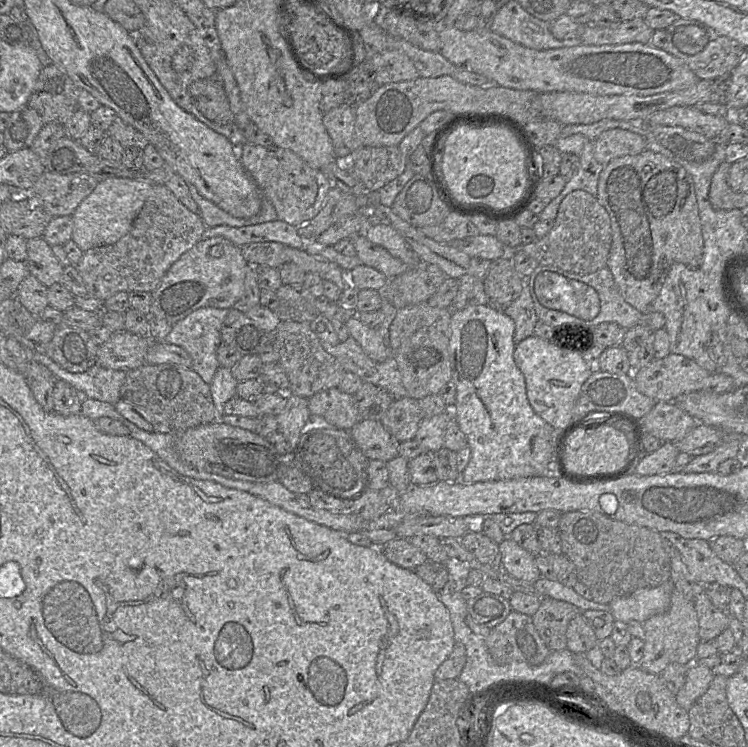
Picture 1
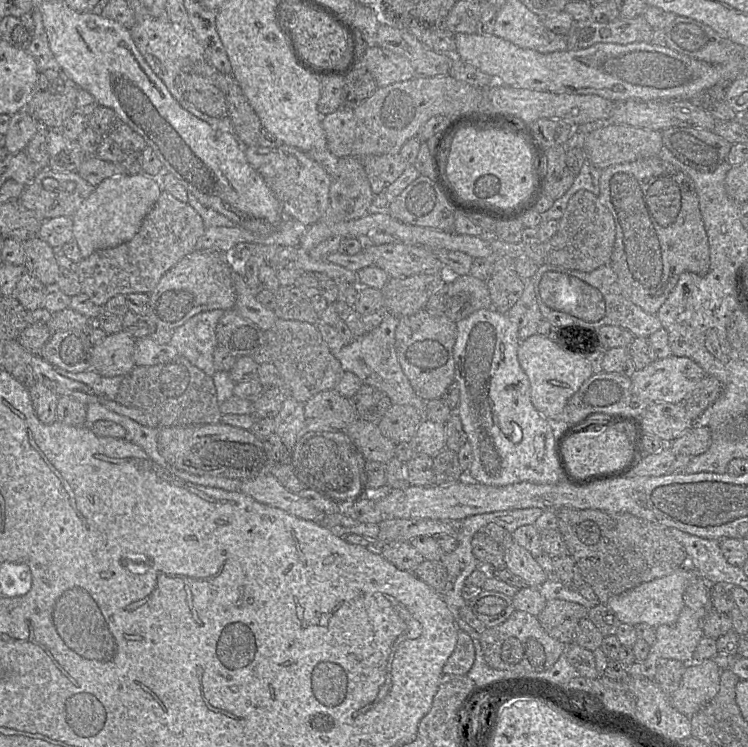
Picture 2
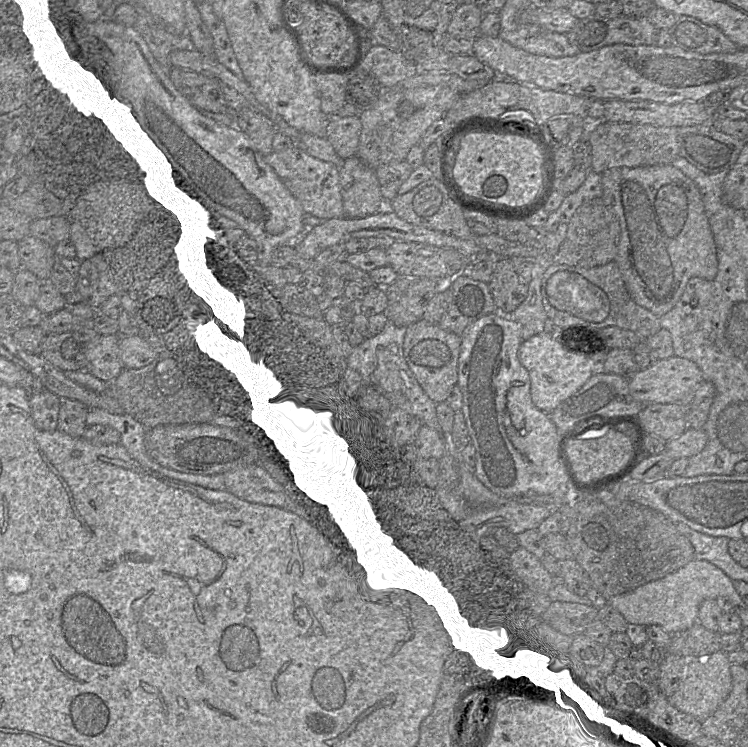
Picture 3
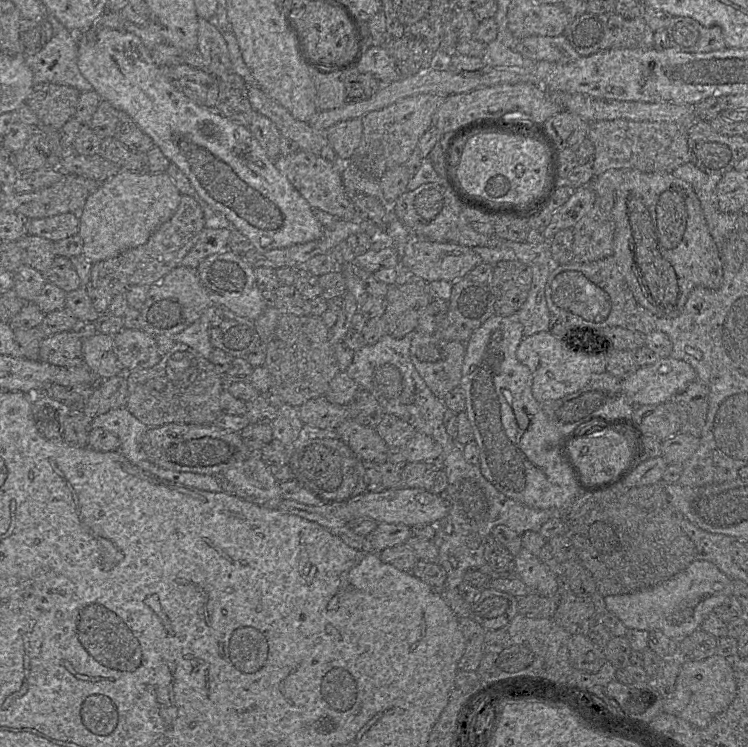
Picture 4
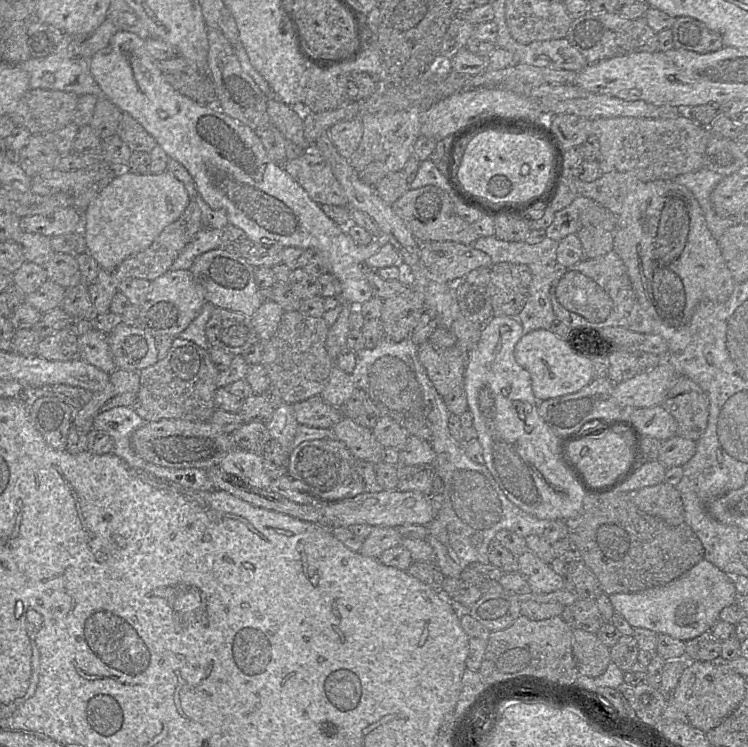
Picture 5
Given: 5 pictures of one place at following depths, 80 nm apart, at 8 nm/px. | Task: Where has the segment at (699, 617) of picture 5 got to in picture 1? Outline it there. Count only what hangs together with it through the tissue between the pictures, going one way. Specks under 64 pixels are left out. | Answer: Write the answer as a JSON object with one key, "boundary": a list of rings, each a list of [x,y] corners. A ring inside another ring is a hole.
{"boundary":[[[669,580],[656,587],[643,588],[632,594],[616,598],[609,604],[615,620],[643,623],[650,617],[667,611],[674,586]]]}

